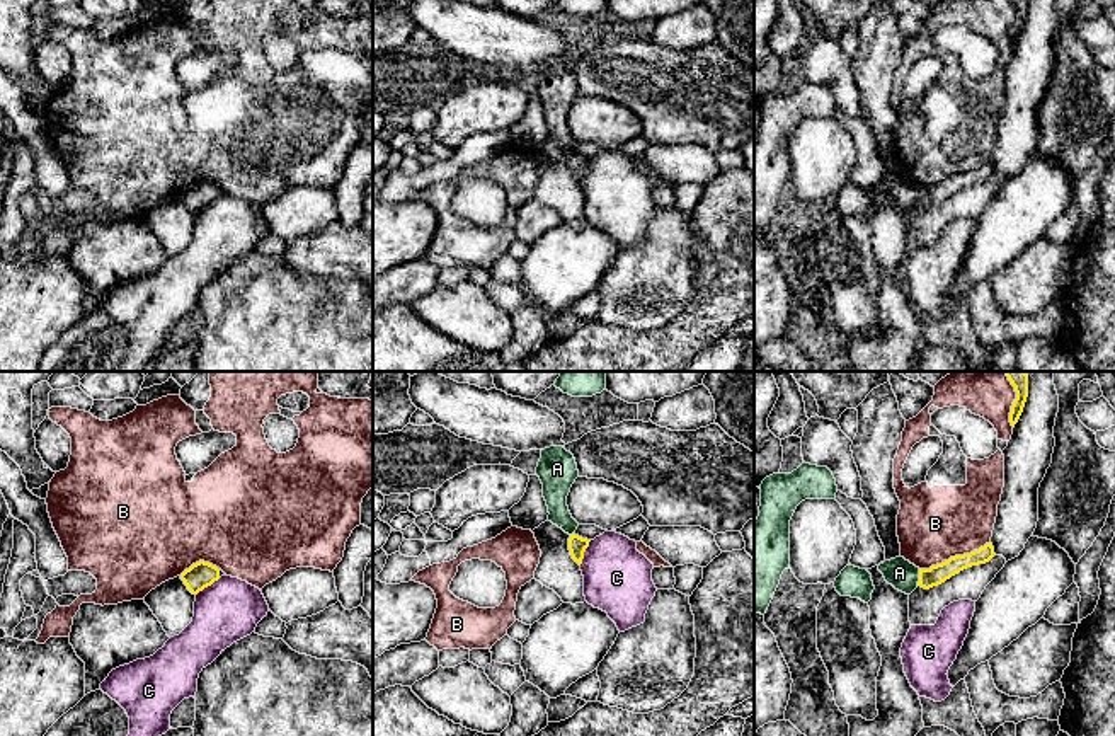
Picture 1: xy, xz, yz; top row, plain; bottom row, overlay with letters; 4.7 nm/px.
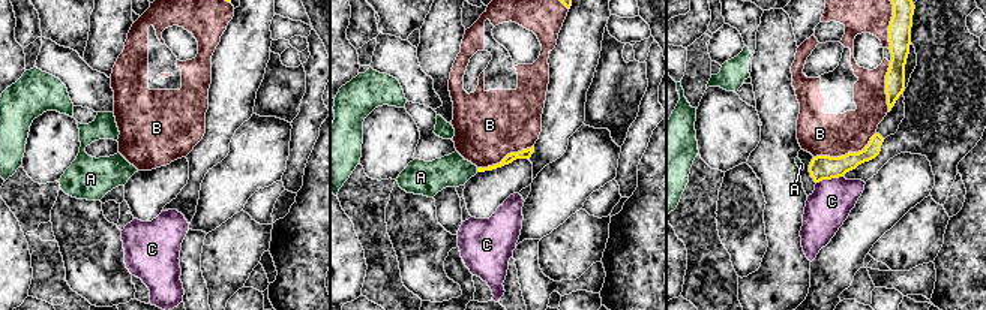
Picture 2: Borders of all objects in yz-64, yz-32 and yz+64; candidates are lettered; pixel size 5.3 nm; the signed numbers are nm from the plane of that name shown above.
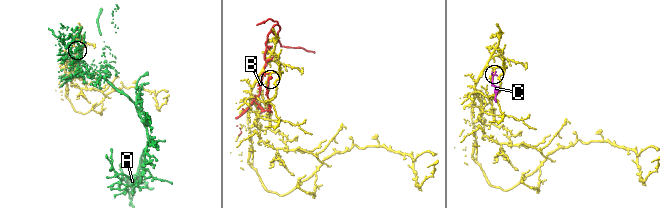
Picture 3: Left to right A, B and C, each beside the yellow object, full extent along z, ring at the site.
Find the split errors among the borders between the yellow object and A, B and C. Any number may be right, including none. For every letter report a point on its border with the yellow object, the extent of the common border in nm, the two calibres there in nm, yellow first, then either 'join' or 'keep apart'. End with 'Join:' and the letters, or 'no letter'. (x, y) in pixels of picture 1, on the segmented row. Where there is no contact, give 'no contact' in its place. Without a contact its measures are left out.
A: yz (920, 578) | 80 nm | 90/140 nm | keep apart
B: yz (955, 556) | 360 nm | 90/360 nm | keep apart
C: xz (584, 551) | 130 nm | 90/320 nm | keep apart
Join: no letter

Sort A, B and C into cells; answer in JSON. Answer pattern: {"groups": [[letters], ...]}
{"groups": [["A"], ["B"], ["C"]]}

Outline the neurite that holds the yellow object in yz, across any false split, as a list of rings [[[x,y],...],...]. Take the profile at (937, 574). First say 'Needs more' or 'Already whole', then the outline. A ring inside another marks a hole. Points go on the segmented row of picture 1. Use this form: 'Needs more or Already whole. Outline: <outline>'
Already whole. Outline: [[[989,542],[970,554],[950,557],[941,564],[931,566],[929,569],[919,569],[918,586],[929,589],[933,586],[945,583],[946,579],[950,579],[952,576],[958,574],[967,567],[989,562],[994,555],[994,547]]]

